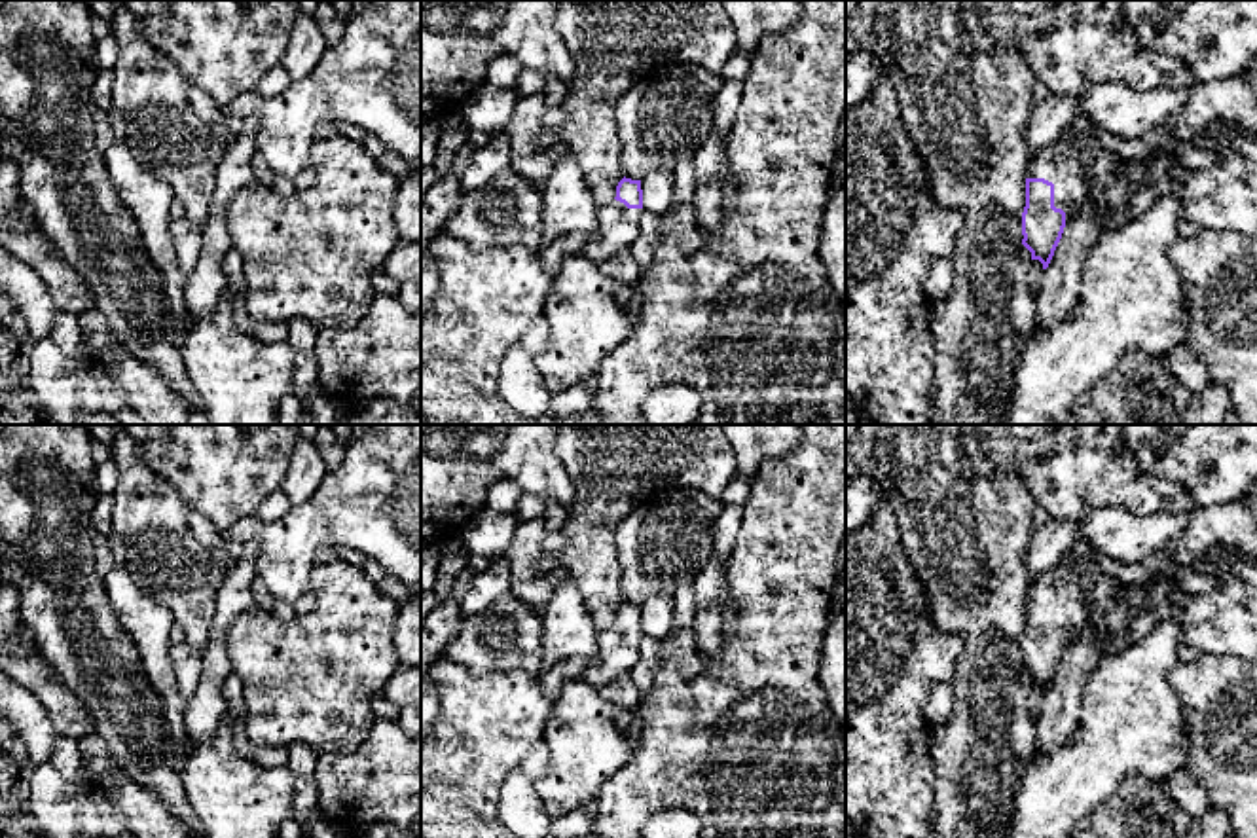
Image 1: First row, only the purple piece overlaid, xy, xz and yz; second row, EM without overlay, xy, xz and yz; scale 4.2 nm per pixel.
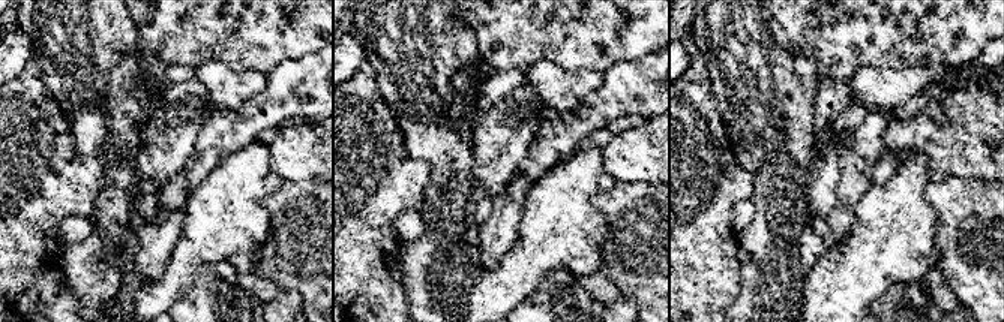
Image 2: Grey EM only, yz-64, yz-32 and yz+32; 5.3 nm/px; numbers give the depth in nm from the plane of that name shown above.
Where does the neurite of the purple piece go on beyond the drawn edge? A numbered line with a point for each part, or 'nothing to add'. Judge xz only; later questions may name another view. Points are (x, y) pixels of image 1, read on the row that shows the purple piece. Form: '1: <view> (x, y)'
1: xz (617, 228)

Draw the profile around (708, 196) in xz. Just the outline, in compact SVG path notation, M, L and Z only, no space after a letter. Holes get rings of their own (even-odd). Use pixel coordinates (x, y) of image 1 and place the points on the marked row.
M713 129L707 142L692 157L696 167L696 190L690 199L701 229L713 235L720 226L722 205L722 167L726 138Z

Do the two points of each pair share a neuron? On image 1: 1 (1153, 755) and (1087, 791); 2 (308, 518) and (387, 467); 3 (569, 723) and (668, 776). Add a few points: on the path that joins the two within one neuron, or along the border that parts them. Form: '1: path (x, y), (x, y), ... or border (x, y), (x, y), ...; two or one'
1: path (1136, 755), (1123, 755), (1104, 774); one
2: path (327, 518), (342, 512), (368, 486); one
3: border (636, 742), (632, 757), (600, 787); two

